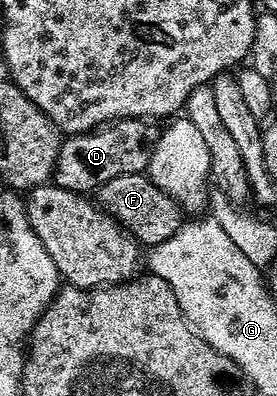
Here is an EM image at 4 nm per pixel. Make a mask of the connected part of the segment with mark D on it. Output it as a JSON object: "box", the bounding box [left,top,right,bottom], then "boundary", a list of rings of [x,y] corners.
{"box":[53,118,159,194],"boundary":[[[128,118],[103,124],[91,132],[67,136],[59,145],[53,183],[65,190],[91,194],[109,182],[109,178],[117,178],[117,174],[146,173],[159,140],[159,132],[151,124],[154,123],[143,118]]]}

